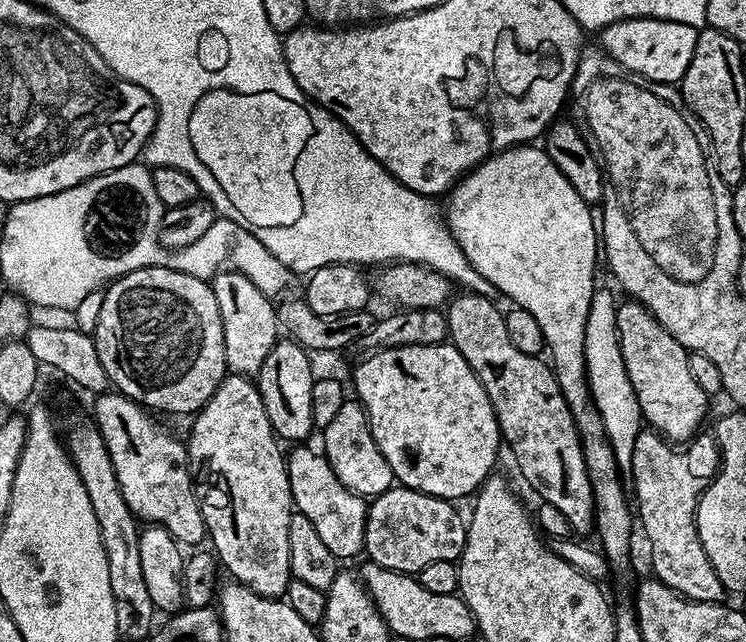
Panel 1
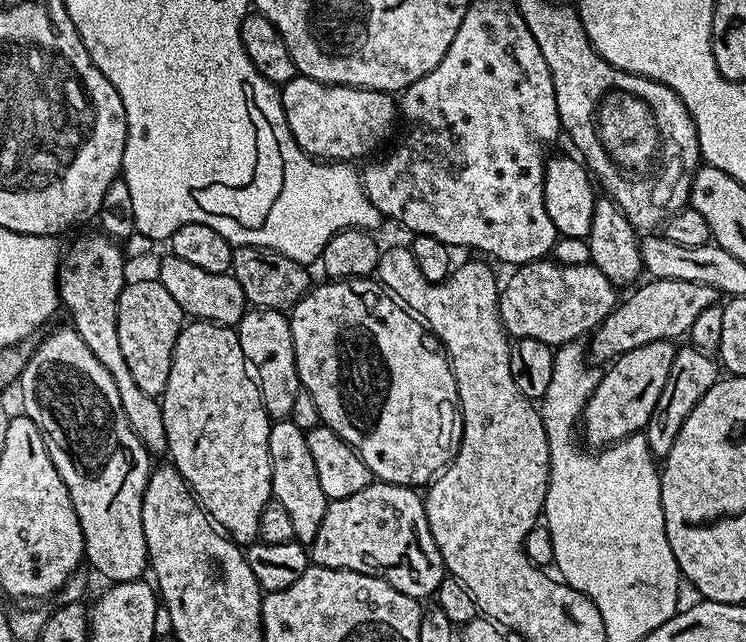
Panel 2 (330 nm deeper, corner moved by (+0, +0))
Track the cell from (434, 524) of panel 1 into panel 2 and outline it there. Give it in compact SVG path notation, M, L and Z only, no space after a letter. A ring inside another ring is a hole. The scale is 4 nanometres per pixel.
M373 482L366 486L366 490L350 494L350 498L331 501L310 546L310 560L317 568L341 568L376 576L394 586L394 590L418 601L423 601L424 596L435 597L446 575L444 559L434 542L434 534L430 534L430 522L426 518L421 493L415 487L403 484Z

